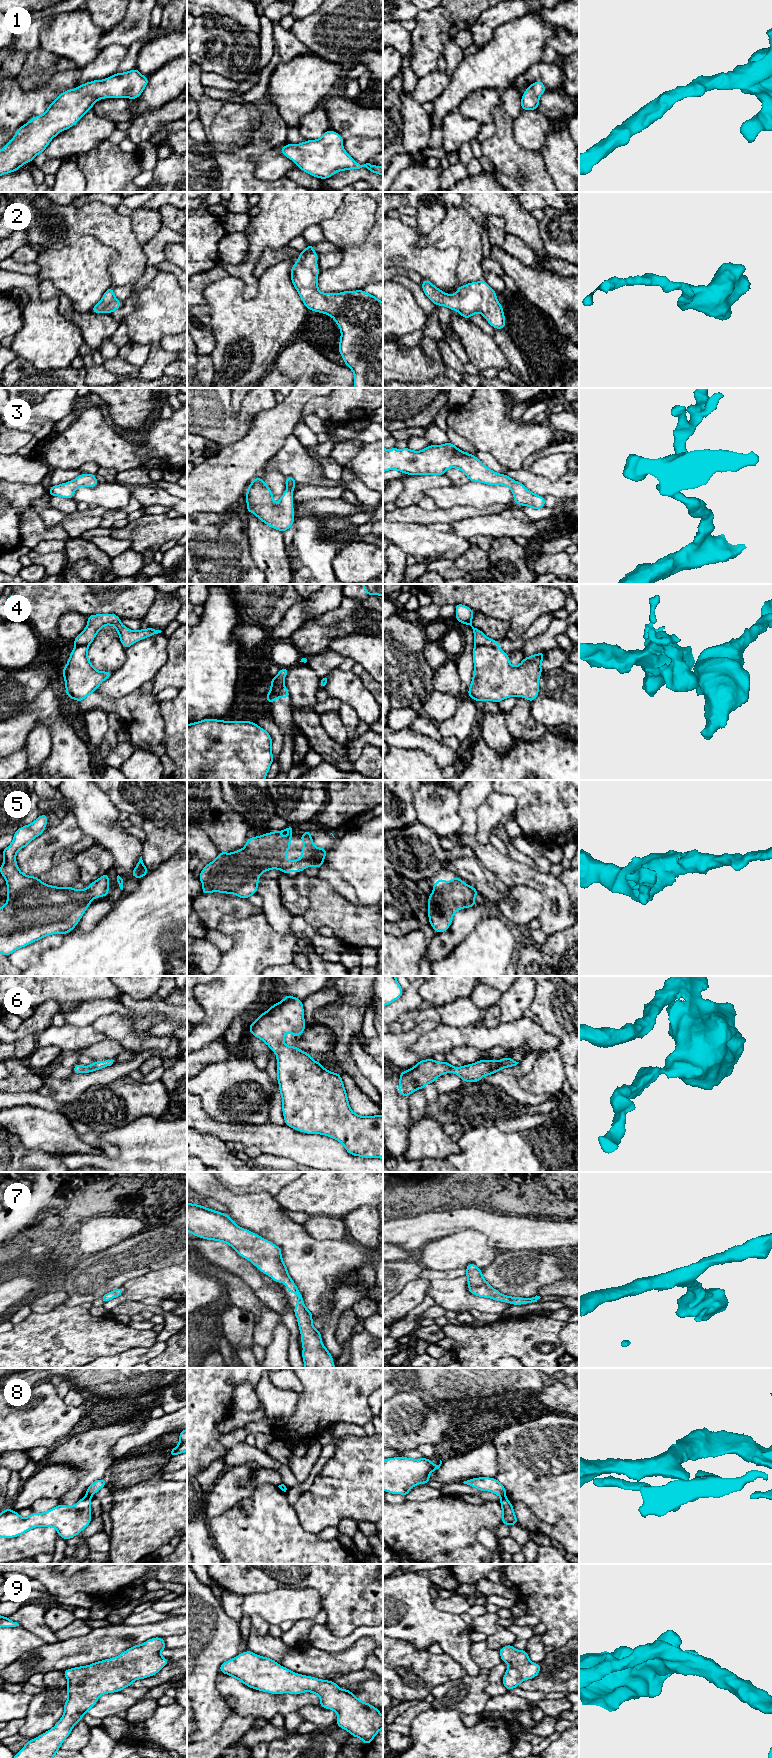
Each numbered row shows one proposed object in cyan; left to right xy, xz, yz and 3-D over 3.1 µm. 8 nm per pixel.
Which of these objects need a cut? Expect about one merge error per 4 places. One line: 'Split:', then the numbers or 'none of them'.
Split: 4, 8

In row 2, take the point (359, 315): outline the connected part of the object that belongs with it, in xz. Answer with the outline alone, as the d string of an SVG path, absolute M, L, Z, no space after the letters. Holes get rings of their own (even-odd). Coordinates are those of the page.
M313 246L300 252L290 277L308 310L331 316L341 331L338 350L354 372L354 388L383 388L383 302L364 290L321 293L318 290L318 256Z

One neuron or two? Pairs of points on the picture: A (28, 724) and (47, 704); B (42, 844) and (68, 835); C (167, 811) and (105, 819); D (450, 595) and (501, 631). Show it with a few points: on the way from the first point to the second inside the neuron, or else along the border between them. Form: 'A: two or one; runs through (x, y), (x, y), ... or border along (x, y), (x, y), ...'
A: two; border along (26, 711), (34, 711), (36, 713), (37, 723)
B: one; runs through (48, 842), (62, 835)
C: two; border along (104, 793), (120, 811)
D: two; border along (474, 611), (491, 616), (496, 620)

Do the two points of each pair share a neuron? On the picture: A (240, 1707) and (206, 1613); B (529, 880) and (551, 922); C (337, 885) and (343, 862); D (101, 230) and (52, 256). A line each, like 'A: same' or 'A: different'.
A: different
B: same
C: different
D: different

